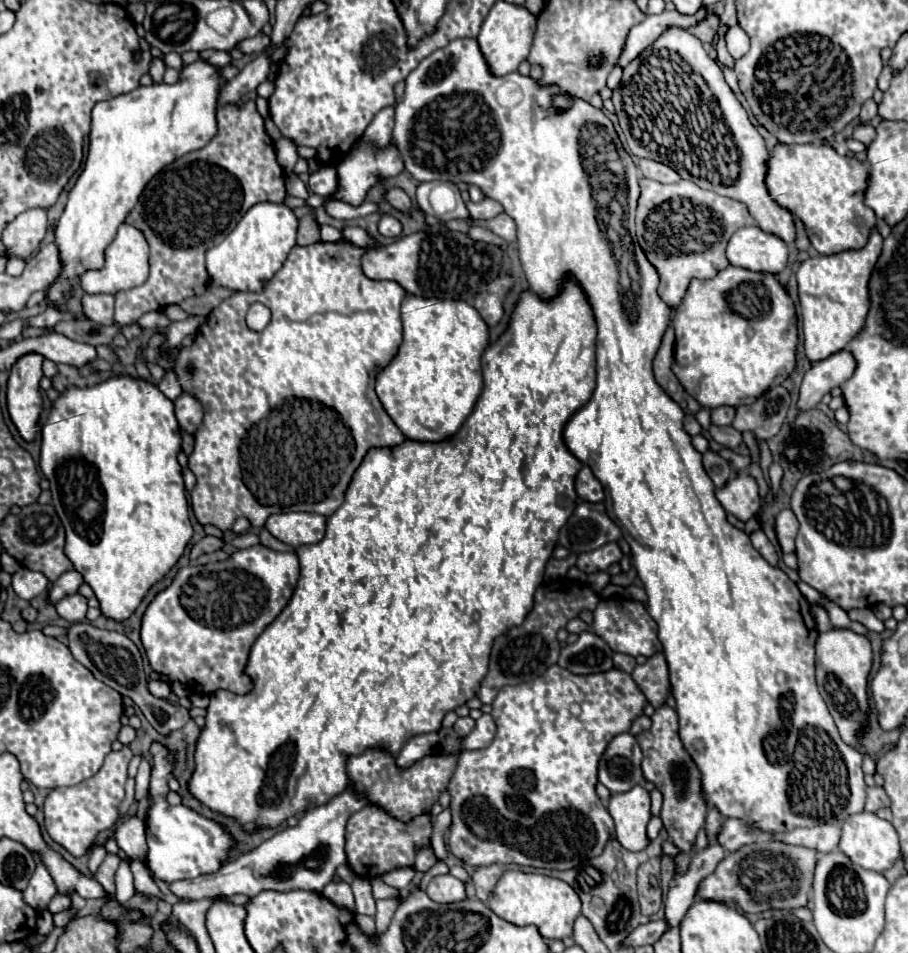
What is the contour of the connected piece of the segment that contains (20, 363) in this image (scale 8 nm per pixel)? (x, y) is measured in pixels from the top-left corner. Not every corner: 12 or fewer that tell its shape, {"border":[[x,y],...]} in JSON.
{"border":[[27,353],[11,367],[7,409],[25,441],[41,413],[43,355]]}

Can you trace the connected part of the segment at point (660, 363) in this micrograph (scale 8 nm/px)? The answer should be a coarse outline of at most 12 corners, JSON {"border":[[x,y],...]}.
{"border":[[673,329],[663,335],[653,373],[663,391],[681,401],[685,391],[671,371]]}

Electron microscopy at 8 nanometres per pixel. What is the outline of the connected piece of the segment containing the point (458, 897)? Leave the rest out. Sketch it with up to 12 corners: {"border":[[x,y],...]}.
{"border":[[437,875],[427,895],[437,903],[467,899],[465,883],[457,877]]}

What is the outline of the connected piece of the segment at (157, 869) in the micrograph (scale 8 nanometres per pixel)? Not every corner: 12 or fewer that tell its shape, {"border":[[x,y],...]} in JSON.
{"border":[[151,747],[145,819],[151,875],[217,873],[229,831],[187,805],[167,805],[175,753]]}

